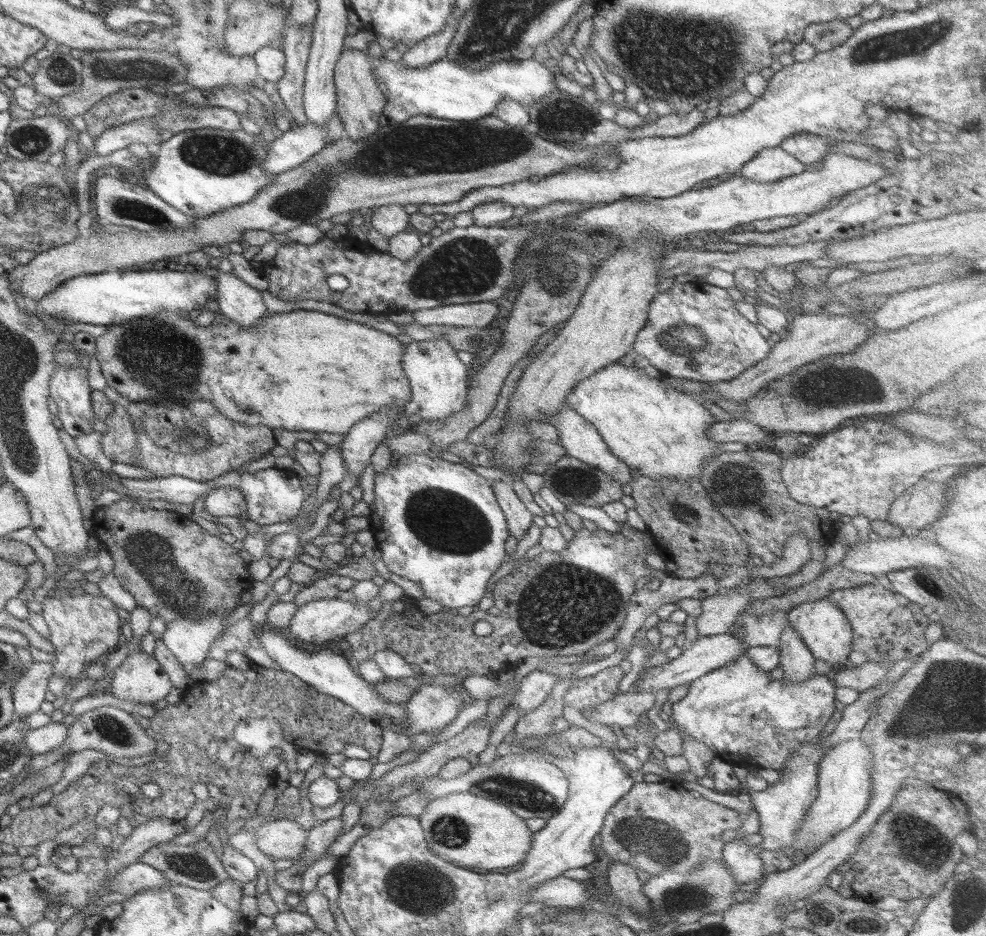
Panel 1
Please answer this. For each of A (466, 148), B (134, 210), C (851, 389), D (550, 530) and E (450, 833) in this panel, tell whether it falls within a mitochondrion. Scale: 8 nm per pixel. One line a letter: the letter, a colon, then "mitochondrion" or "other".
A: mitochondrion
B: mitochondrion
C: mitochondrion
D: other
E: mitochondrion

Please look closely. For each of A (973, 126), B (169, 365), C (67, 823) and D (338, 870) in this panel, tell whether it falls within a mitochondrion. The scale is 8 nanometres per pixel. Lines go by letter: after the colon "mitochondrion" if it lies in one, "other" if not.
A: other
B: mitochondrion
C: other
D: other

